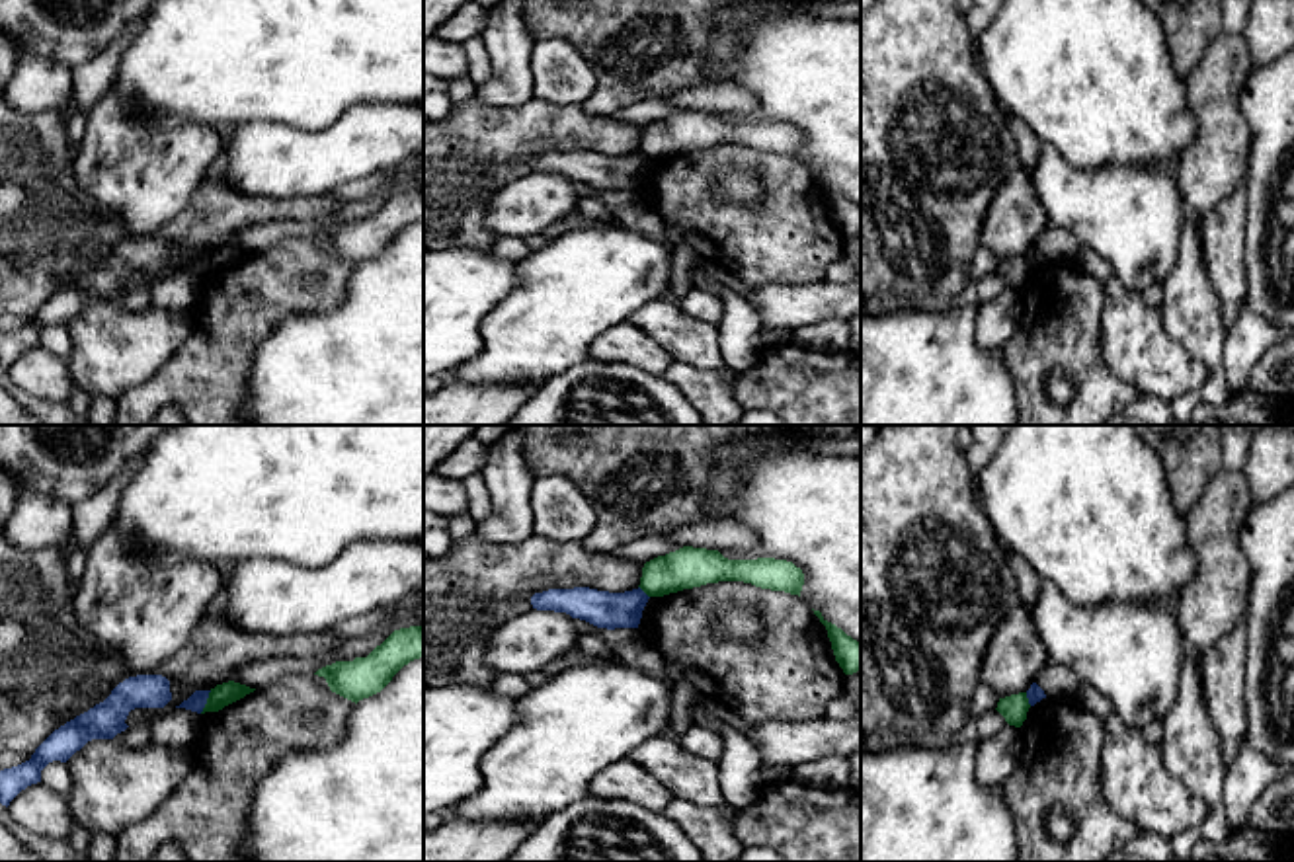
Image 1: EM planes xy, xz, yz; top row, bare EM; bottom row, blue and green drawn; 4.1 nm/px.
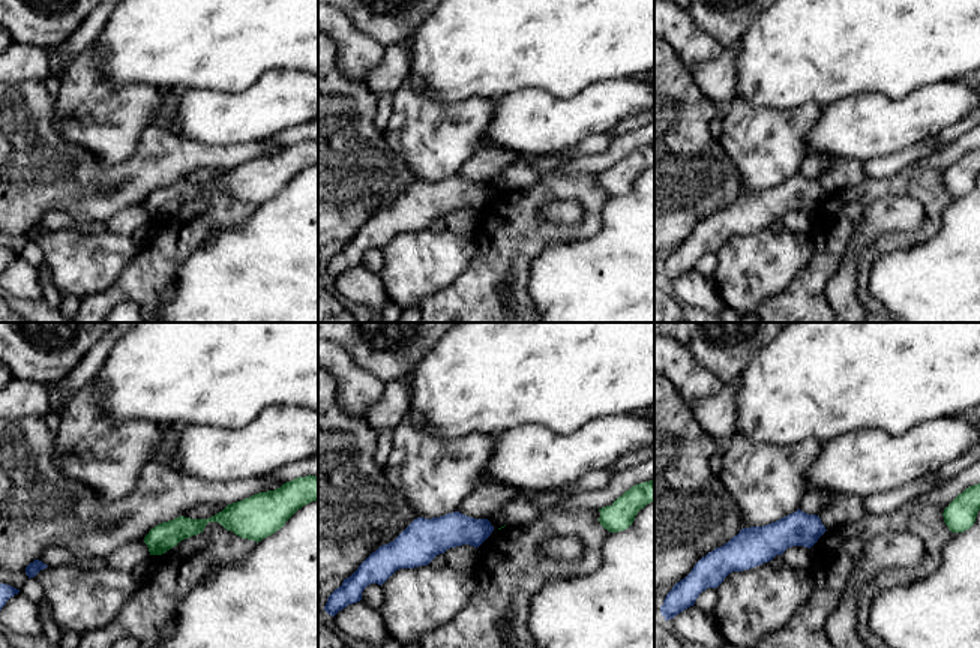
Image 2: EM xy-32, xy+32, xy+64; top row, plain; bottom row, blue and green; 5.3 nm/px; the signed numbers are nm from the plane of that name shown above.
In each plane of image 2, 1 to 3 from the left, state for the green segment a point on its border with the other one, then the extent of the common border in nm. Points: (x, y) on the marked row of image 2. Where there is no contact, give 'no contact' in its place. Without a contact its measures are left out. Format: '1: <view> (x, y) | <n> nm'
1: no contact
2: no contact
3: no contact

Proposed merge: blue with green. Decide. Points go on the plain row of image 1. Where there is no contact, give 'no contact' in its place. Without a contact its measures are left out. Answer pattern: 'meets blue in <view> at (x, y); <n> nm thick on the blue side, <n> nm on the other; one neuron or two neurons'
meets blue in xy at (205, 266); 80 nm thick on the blue side, 90 nm on the other; two neurons

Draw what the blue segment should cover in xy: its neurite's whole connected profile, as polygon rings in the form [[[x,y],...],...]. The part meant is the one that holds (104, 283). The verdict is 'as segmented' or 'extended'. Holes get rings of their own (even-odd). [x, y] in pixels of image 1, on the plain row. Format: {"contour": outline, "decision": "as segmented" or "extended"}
{"contour": [[[137,238],[119,246],[111,257],[88,275],[55,293],[29,324],[0,333],[0,367],[10,365],[27,349],[41,345],[41,333],[53,326],[66,326],[92,302],[113,302],[125,294],[127,279],[135,271],[164,271],[172,263],[170,244],[162,238]]], "decision": "as segmented"}

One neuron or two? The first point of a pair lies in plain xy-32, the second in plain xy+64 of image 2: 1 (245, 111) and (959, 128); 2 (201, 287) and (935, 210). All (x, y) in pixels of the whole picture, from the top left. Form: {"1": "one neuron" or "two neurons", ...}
{"1": "two neurons", "2": "two neurons"}

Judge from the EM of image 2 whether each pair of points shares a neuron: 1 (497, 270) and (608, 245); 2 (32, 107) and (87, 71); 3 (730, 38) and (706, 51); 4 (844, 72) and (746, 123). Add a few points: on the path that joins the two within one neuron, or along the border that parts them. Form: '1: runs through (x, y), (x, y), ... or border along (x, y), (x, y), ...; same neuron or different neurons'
1: border along (560, 242), (548, 245), (527, 269); different neurons
2: border along (54, 99), (53, 128), (59, 134); different neurons
3: border along (692, 20), (725, 47); different neurons
4: border along (740, 98), (751, 105), (775, 110), (808, 104); different neurons

